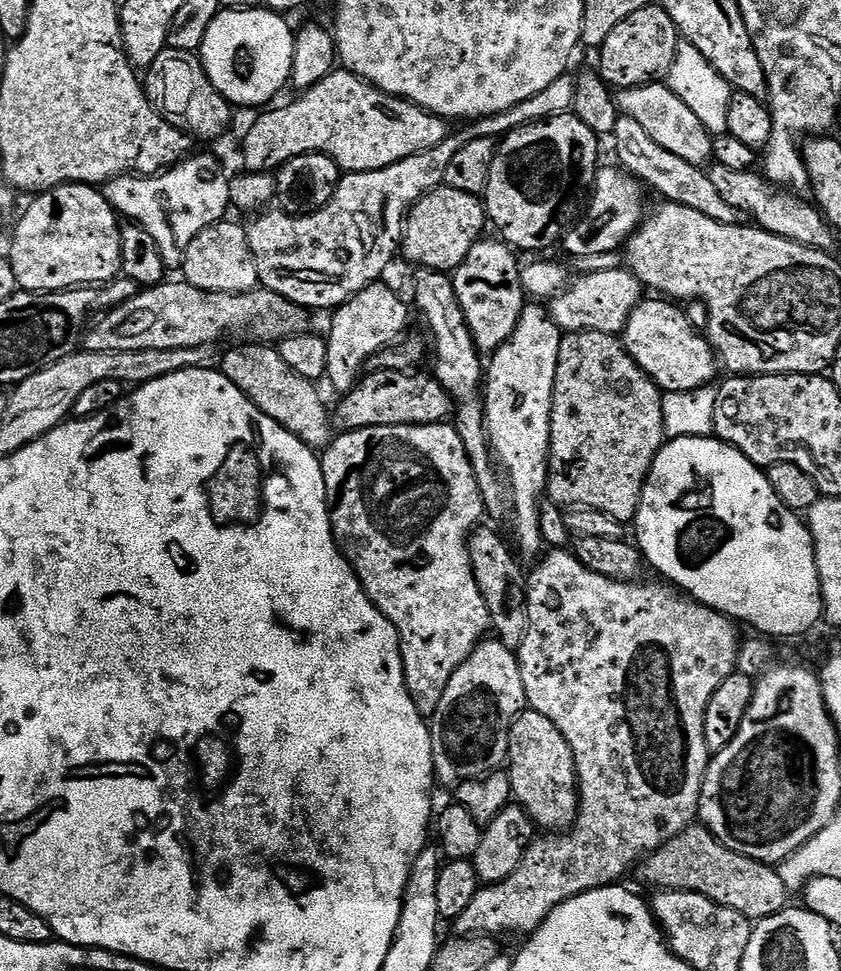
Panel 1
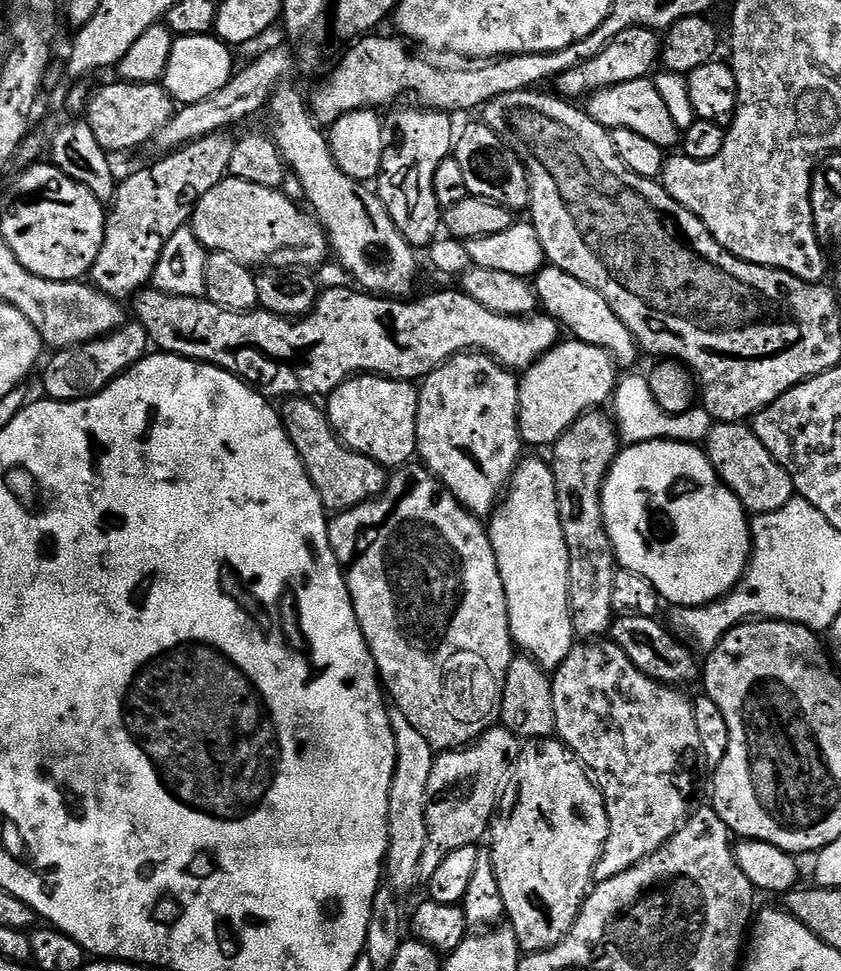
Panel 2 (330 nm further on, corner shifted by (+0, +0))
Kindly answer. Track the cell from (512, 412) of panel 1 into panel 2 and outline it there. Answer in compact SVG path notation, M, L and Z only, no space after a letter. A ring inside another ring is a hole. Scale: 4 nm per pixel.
M536 456L530 457L529 460L528 457L521 459L512 472L512 478L508 482L508 487L500 503L497 504L495 512L490 517L490 523L487 525L486 531L490 542L494 546L494 558L498 562L498 574L502 574L502 586L506 590L508 625L510 626L512 643L523 655L530 656L538 661L545 670L554 670L563 662L566 654L570 654L574 643L574 633L572 630L572 615L568 609L568 547L566 546L566 538L562 534L562 518L558 514L558 490L554 482L554 474L547 459L539 460Z

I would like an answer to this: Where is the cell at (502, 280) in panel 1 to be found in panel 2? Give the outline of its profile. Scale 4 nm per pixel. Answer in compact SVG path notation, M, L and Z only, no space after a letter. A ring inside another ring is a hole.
M475 350L471 352L462 352L458 356L451 356L444 364L439 364L432 373L423 377L422 383L419 385L418 391L420 401L418 402L418 418L416 419L416 450L418 453L419 463L423 464L429 472L432 472L438 479L447 486L454 494L454 498L458 498L458 502L469 512L481 518L491 517L495 512L497 504L500 503L507 487L508 482L512 478L512 472L516 465L522 459L522 441L520 439L520 427L518 426L518 390L520 382L515 371L503 368L499 362L493 360L491 356L484 355L483 352Z

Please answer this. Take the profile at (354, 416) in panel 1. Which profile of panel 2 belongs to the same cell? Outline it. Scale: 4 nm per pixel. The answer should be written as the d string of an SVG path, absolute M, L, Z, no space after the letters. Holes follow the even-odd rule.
M575 338L561 339L542 358L534 361L529 368L523 369L519 377L520 389L518 390L518 426L520 427L520 439L525 445L533 444L536 448L544 448L555 445L562 434L578 418L582 418L587 412L599 409L611 401L618 383L618 365L612 359L612 355L598 346L590 346L586 342Z

